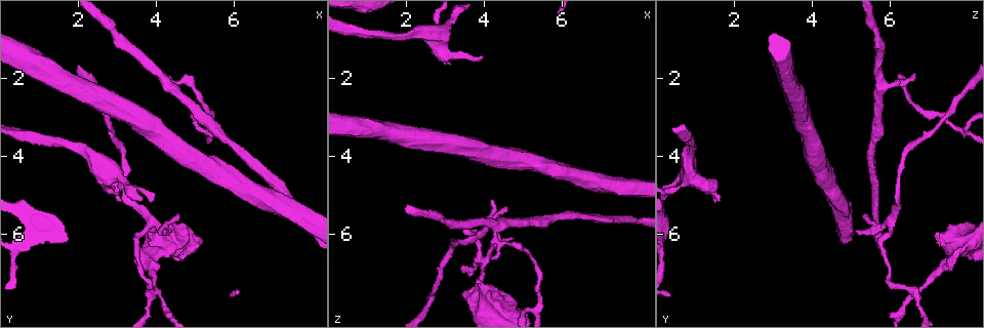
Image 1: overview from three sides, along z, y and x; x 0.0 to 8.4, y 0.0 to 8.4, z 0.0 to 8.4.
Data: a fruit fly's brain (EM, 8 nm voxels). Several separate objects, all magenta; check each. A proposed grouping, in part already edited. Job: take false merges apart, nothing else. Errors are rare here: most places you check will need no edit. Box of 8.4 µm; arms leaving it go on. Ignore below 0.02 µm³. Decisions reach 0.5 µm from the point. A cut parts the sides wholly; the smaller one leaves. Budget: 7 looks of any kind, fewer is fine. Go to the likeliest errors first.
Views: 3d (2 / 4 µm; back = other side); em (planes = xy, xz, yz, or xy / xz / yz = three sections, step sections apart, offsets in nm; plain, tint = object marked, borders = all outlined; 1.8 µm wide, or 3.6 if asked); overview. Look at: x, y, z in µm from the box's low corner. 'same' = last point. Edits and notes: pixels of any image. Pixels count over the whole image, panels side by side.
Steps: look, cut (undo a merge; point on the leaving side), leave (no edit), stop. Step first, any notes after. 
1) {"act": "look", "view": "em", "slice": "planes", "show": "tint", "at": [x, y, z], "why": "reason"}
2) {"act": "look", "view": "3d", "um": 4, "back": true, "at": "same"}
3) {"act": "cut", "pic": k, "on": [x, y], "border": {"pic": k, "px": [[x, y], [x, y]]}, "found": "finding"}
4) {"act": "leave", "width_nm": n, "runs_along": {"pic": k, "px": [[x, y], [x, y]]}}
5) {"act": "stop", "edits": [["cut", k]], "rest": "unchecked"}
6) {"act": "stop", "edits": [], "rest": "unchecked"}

{"act": "look", "view": "em", "slice": "planes", "show": "tint", "at": [4.00, 7.50, 6.65], "why": "narrows sharply"}

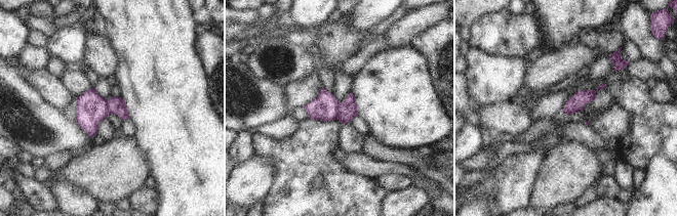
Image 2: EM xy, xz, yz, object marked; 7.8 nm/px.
{"act": "cut", "pic": 2, "on": [325, 108], "width_nm": 130, "border": {"pic": 2, "px": [[340, 103], [336, 119]]}, "found": "a second cell is stuck on"}

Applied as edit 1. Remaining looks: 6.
{"act": "look", "view": "overview", "why": "see it whole again"}

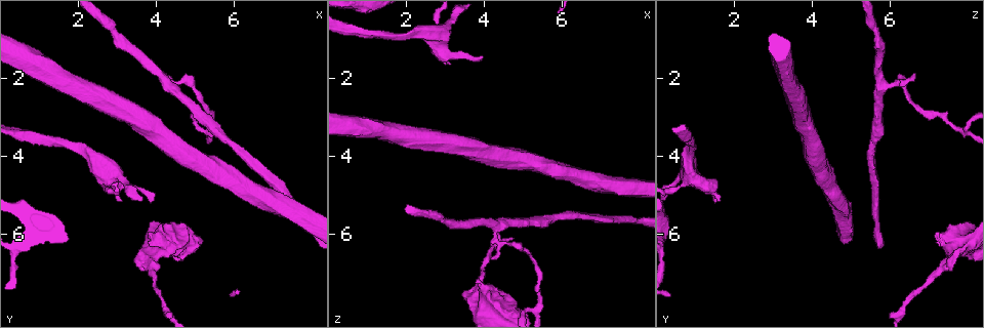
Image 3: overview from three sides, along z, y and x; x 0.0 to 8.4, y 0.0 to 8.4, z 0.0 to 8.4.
{"act": "look", "view": "3d", "um": 2, "at": [4.30, 2.25, 5.75], "why": "branch point"}

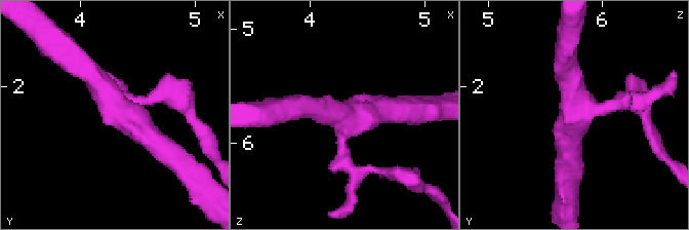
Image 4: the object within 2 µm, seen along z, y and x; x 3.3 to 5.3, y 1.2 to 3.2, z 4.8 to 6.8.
{"act": "look", "view": "em", "slice": "yz", "step": 16, "show": "tint", "at": [4.34, 2.24, 5.78]}

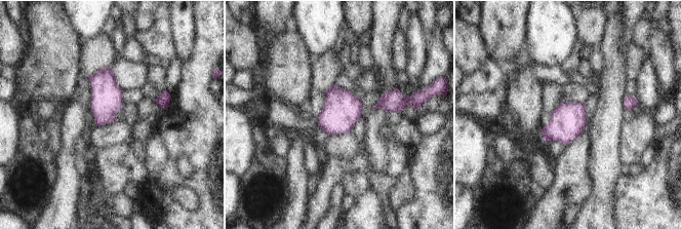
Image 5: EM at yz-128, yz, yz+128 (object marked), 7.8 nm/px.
{"act": "look", "view": "em", "slice": "planes", "show": "tint", "at": "same", "why": "another direction"}

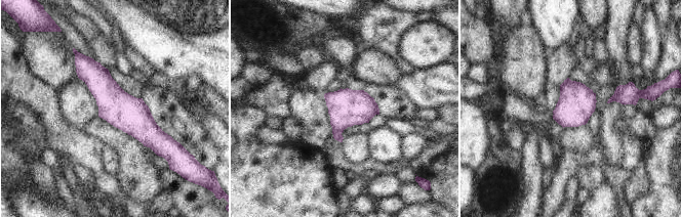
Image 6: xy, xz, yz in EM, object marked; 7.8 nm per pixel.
{"act": "leave", "width_nm": 280, "found": "one cell here"}

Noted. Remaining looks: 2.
{"act": "look", "view": "em", "slice": "planes", "show": "tint", "at": [5.35, 3.40, 8.00], "why": "sharp bend"}

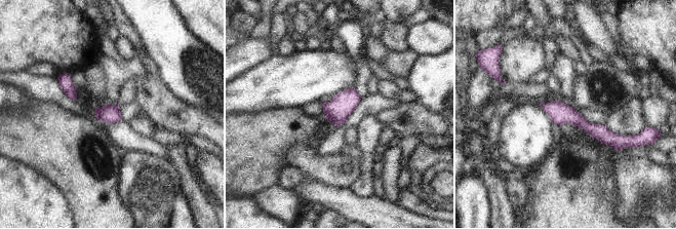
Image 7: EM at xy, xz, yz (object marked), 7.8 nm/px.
{"act": "leave", "width_nm": 140, "runs_along": {"pic": 7, "px": [[545, 106], [570, 115], [622, 146]]}, "found": "continuous, no second cell"}

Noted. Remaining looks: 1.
{"act": "stop", "edits": [["cut", 2]], "rest": "unchecked"}

